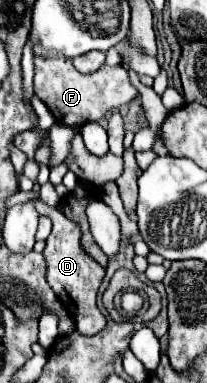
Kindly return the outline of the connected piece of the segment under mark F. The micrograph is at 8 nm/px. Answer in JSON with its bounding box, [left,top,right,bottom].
[35,58,137,126]

